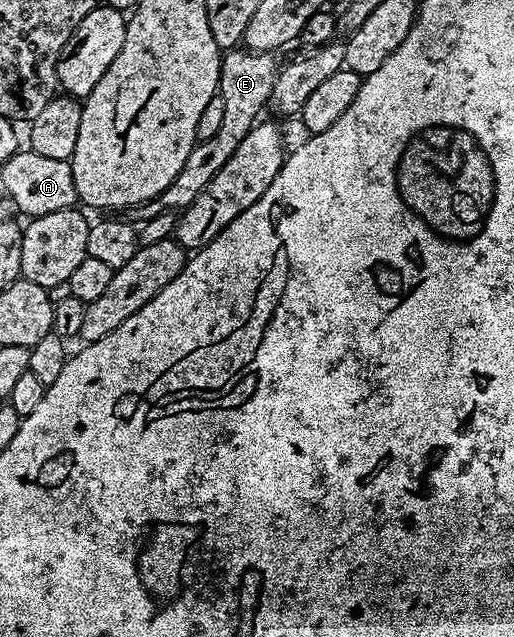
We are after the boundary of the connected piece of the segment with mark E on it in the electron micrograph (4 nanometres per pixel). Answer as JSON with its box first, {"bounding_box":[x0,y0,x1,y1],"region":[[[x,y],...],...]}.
{"bounding_box":[124,46,279,226],"region":[[[241,46],[222,55],[221,73],[217,83],[217,91],[223,98],[223,119],[219,130],[215,130],[211,138],[200,141],[191,150],[191,154],[187,154],[183,170],[179,170],[179,174],[171,182],[171,186],[167,186],[167,190],[163,190],[156,198],[147,200],[144,204],[132,204],[130,208],[124,209],[124,219],[134,226],[139,226],[145,220],[155,218],[157,214],[187,209],[191,202],[195,202],[195,198],[199,198],[199,194],[208,186],[211,178],[215,178],[215,174],[223,170],[227,158],[235,154],[239,142],[243,142],[243,138],[247,138],[247,134],[251,134],[251,130],[262,119],[261,111],[266,111],[271,90],[279,75],[277,58],[272,52],[250,52]]]}

